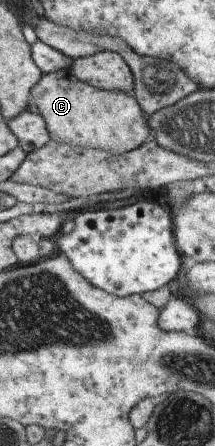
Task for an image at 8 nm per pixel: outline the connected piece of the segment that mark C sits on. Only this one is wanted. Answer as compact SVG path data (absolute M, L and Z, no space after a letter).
M69 68L45 72L36 88L34 104L45 120L49 138L121 155L138 148L148 138L148 126L132 93L105 91L81 83Z

